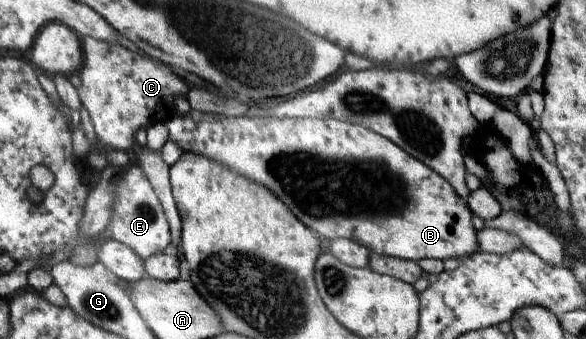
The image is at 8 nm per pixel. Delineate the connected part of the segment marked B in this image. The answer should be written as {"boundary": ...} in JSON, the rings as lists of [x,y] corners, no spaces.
{"boundary":[[[191,109],[185,115],[173,112],[169,121],[163,123],[167,127],[169,139],[175,141],[183,152],[191,151],[199,155],[205,155],[207,159],[213,159],[221,165],[225,165],[227,169],[235,171],[237,175],[269,189],[301,223],[304,223],[309,229],[312,229],[316,234],[323,235],[327,239],[347,238],[356,241],[366,247],[371,252],[378,253],[384,256],[393,256],[396,258],[419,261],[419,259],[436,259],[443,261],[444,259],[454,258],[457,260],[463,257],[474,256],[475,253],[481,252],[479,245],[477,245],[477,230],[471,223],[473,213],[469,211],[466,200],[461,199],[455,189],[441,177],[433,168],[427,167],[422,161],[411,157],[405,153],[401,147],[395,145],[393,141],[389,141],[382,135],[369,131],[362,125],[353,125],[346,121],[339,121],[338,119],[317,119],[317,118],[285,118],[273,119],[269,117],[213,117],[213,115],[203,115],[199,111]]]}

